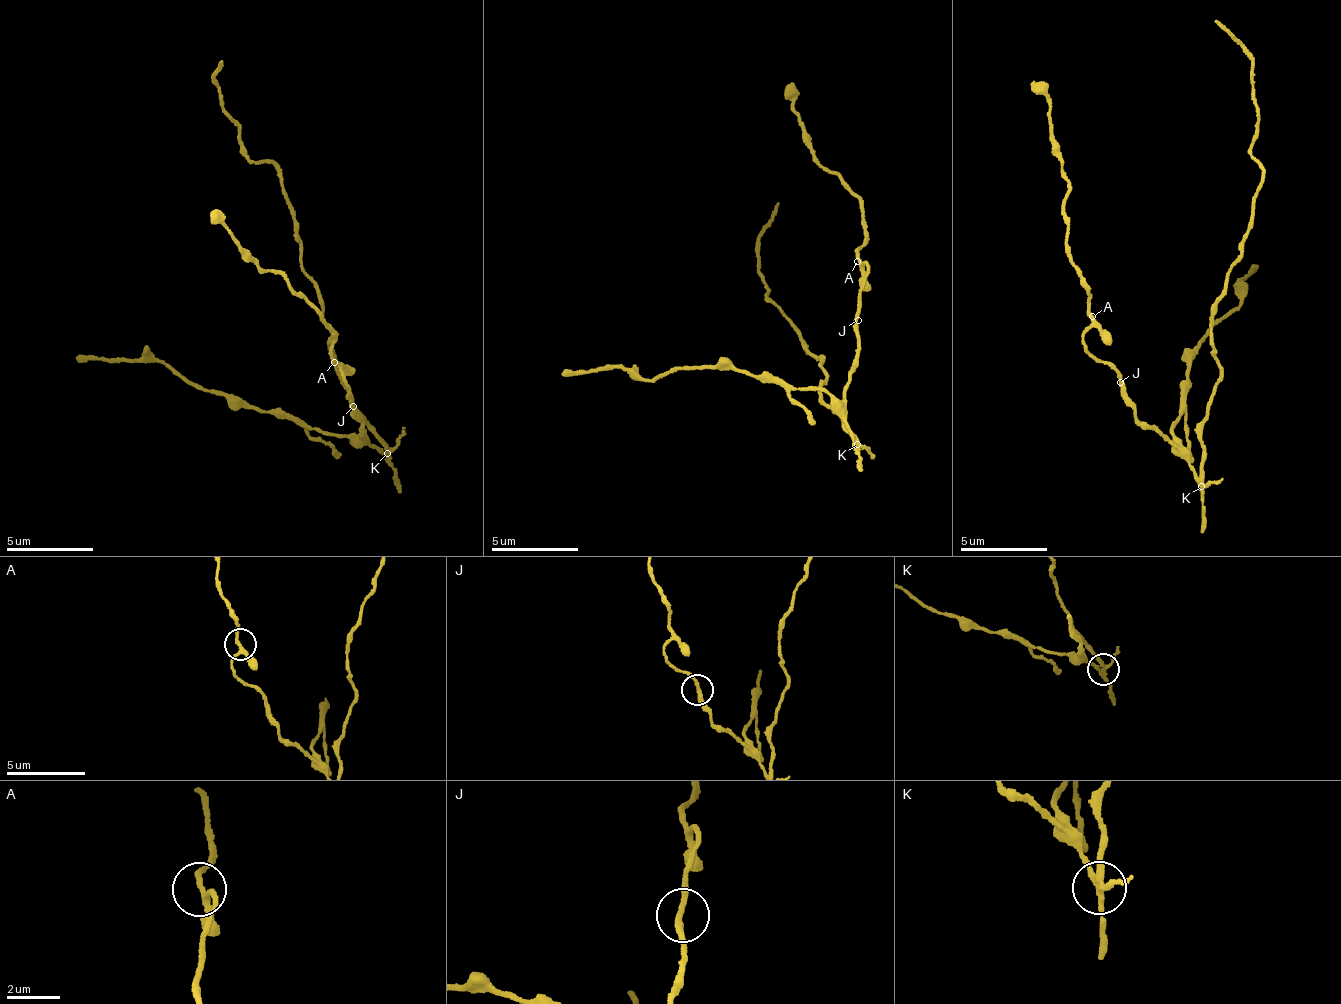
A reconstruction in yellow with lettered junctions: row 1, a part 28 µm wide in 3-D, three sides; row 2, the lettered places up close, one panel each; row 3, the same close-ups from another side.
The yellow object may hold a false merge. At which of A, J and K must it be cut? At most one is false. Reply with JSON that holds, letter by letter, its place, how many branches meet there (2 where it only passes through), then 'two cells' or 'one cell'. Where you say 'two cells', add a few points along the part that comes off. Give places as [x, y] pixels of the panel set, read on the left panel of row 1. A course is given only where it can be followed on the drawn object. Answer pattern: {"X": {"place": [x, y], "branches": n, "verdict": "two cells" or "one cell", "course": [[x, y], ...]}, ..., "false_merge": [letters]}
{"A": {"place": [334, 362], "branches": 3, "verdict": "one cell"}, "J": {"place": [353, 406], "branches": 2, "verdict": "one cell"}, "K": {"place": [387, 453], "branches": 4, "verdict": "two cells", "course": [[386, 453], [337, 364], [274, 164], [245, 151], [241, 126], [223, 109], [215, 68], [220, 62]]}, "false_merge": ["K"]}

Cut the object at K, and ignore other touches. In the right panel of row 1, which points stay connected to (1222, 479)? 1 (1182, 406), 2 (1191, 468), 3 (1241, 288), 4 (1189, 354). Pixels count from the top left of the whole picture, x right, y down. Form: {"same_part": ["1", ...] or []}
{"same_part": []}

